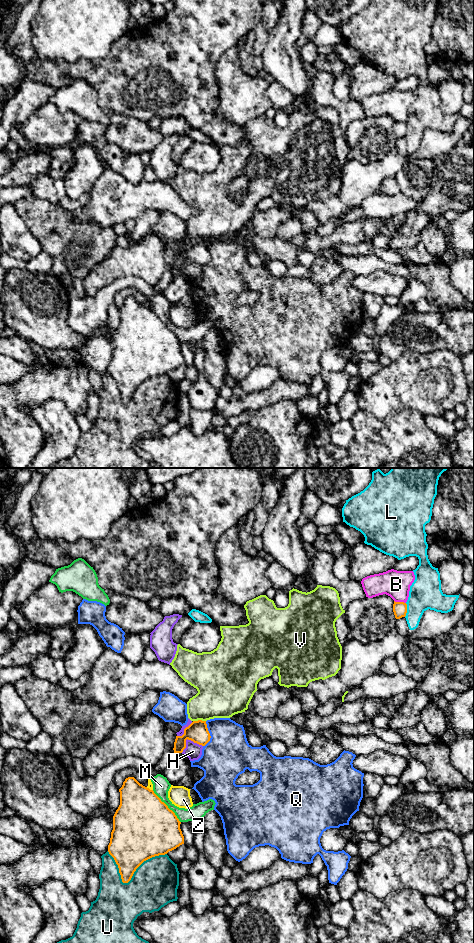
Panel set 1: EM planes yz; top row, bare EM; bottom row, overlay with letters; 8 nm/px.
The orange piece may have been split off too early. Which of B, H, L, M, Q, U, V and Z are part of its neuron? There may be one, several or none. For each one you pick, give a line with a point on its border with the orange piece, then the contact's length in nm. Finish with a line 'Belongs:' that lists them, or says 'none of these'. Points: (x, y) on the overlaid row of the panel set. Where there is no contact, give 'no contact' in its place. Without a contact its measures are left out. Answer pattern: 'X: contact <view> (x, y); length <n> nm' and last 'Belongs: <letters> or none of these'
Belongs: none of these

